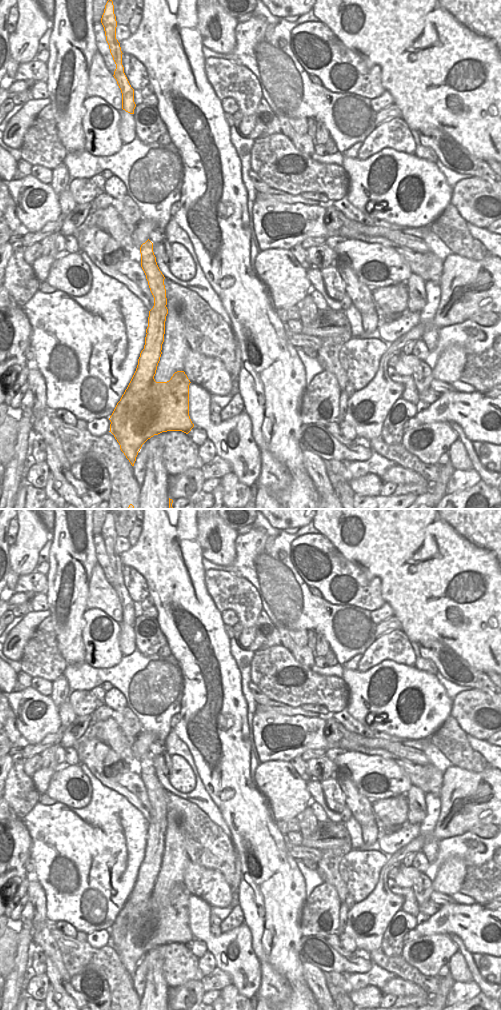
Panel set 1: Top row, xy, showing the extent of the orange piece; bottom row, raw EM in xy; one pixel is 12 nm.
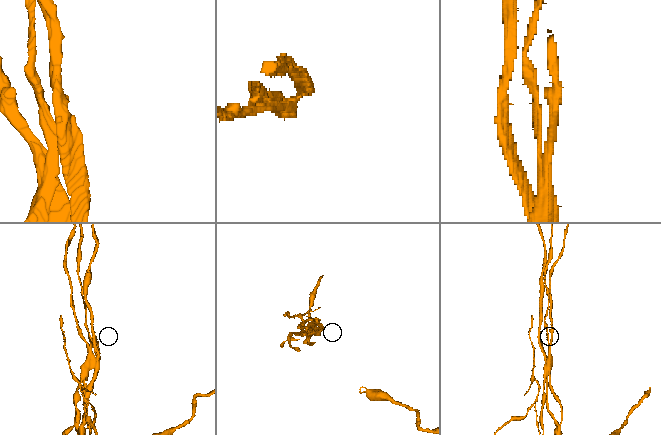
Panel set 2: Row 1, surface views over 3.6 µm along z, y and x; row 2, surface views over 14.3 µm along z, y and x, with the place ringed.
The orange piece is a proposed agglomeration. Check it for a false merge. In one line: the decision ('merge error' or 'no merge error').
merge error

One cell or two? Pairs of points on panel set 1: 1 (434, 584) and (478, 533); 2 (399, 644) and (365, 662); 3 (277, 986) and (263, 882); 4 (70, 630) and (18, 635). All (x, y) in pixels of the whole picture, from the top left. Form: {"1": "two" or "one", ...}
{"1": "one", "2": "one", "3": "two", "4": "two"}

